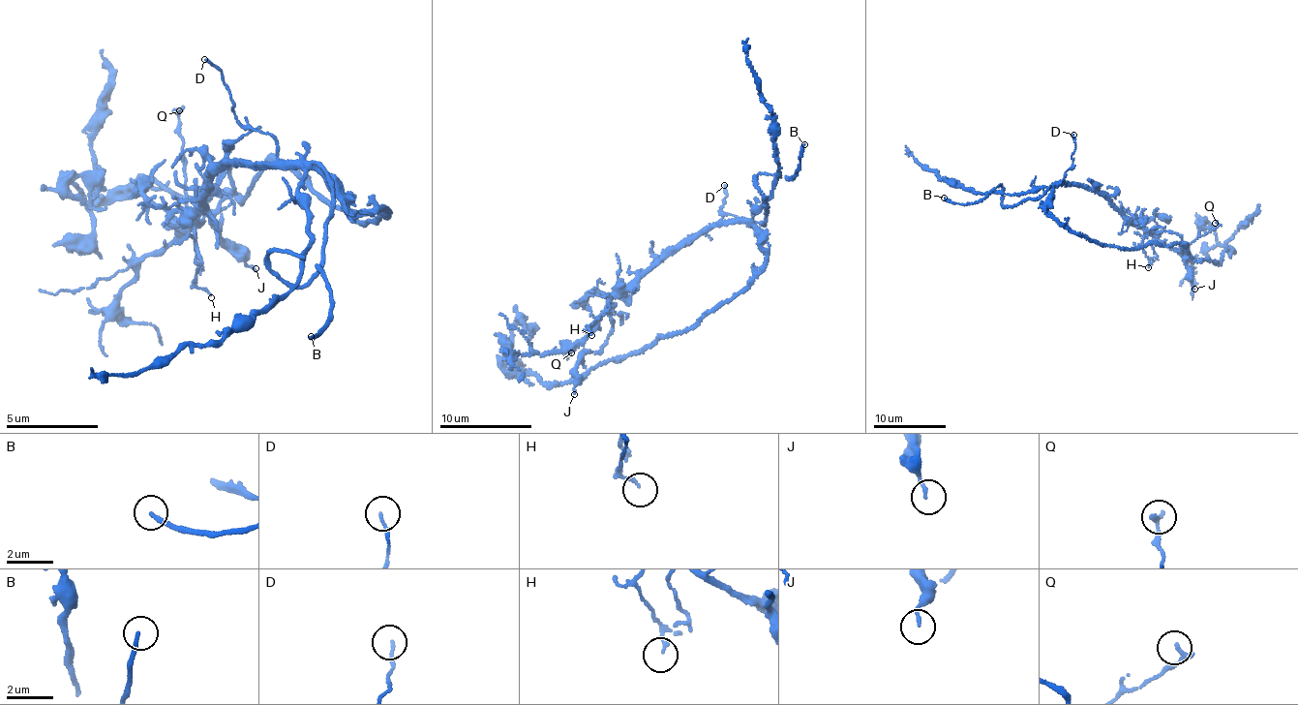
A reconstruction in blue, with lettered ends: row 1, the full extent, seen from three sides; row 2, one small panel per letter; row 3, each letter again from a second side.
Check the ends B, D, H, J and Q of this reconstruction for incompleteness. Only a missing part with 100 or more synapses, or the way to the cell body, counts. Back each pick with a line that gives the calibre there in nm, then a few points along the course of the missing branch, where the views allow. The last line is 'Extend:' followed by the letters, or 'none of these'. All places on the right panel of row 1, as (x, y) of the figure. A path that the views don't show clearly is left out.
B: Thickness 170 nm. Course of what is missing: (944, 198), (926, 193), (929, 186)
Extend: B

